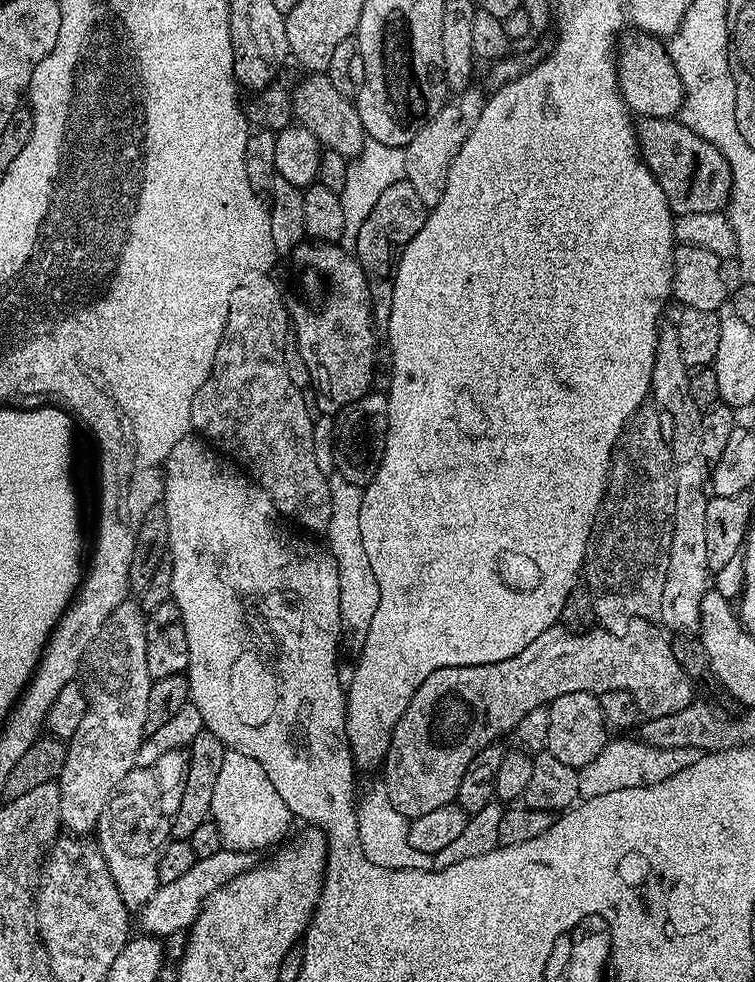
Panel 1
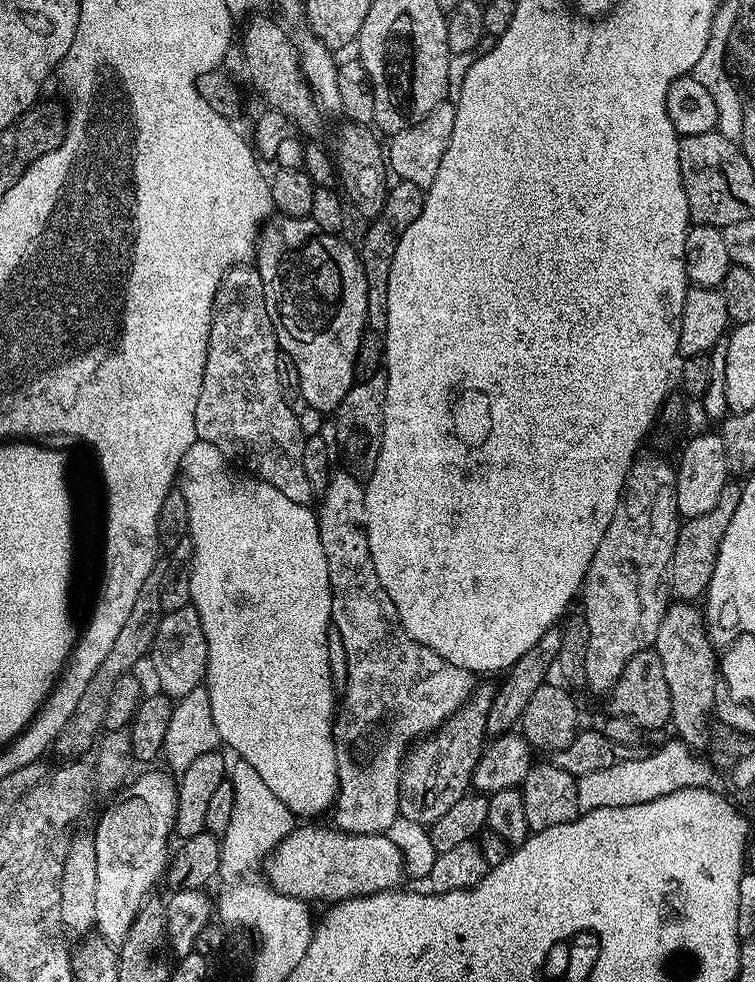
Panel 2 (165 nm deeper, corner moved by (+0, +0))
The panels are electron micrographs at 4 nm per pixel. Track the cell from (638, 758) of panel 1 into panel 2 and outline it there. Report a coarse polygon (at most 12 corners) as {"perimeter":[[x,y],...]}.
{"perimeter":[[683,740],[579,777],[581,813],[707,785]]}

